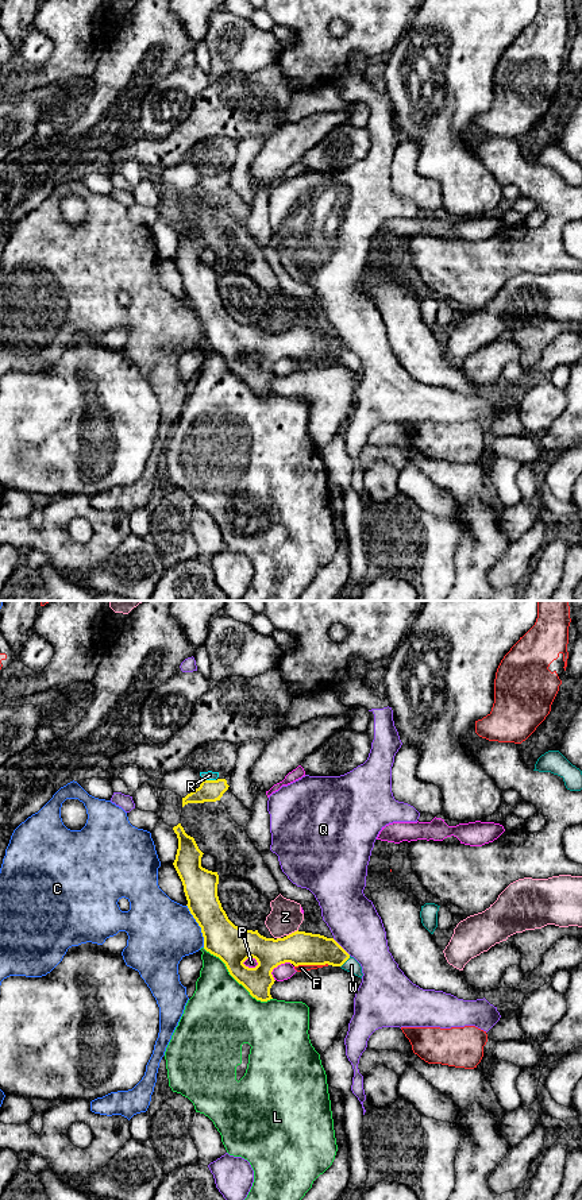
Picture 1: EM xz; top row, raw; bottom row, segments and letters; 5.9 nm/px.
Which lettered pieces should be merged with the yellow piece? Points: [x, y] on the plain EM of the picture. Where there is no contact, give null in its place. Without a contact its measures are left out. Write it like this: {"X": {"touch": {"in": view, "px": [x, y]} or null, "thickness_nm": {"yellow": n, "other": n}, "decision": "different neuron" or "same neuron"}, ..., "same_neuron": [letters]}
{"C": {"touch": {"in": "xz", "px": [199, 320]}, "thickness_nm": {"yellow": 220, "other": 400}, "decision": "different neuron"}, "F": {"touch": {"in": "xz", "px": [311, 359]}, "thickness_nm": {"yellow": 200, "other": 50}, "decision": "different neuron"}, "L": {"touch": {"in": "xz", "px": [235, 374]}, "thickness_nm": {"yellow": 220, "other": 420}, "decision": "different neuron"}, "P": {"touch": {"in": "xz", "px": [277, 361]}, "thickness_nm": {"yellow": 200, "other": 100}, "decision": "different neuron"}, "Q": {"touch": {"in": "xz", "px": [340, 342]}, "thickness_nm": {"yellow": 200, "other": 300}, "decision": "different neuron"}, "R": {"touch": {"in": "xz", "px": [209, 176]}, "thickness_nm": {"yellow": 130, "other": 60}, "decision": "different neuron"}, "W": {"touch": {"in": "xz", "px": [346, 355]}, "thickness_nm": {"yellow": 190, "other": 90}, "decision": "same neuron"}, "Z": {"touch": {"in": "xz", "px": [292, 328]}, "thickness_nm": {"yellow": 200, "other": 190}, "decision": "different neuron"}, "same_neuron": ["W"]}

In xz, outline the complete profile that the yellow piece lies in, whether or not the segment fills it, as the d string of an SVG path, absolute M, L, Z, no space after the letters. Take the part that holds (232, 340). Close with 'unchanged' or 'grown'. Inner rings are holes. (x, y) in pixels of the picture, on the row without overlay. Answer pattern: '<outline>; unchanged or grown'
M178 219L173 223L178 244L173 258L184 281L188 304L204 332L204 344L219 352L230 370L253 393L267 397L274 379L273 364L281 359L332 360L362 374L361 359L334 333L294 327L284 333L266 333L258 325L243 325L227 312L217 292L219 270L201 262L203 247Z; grown

